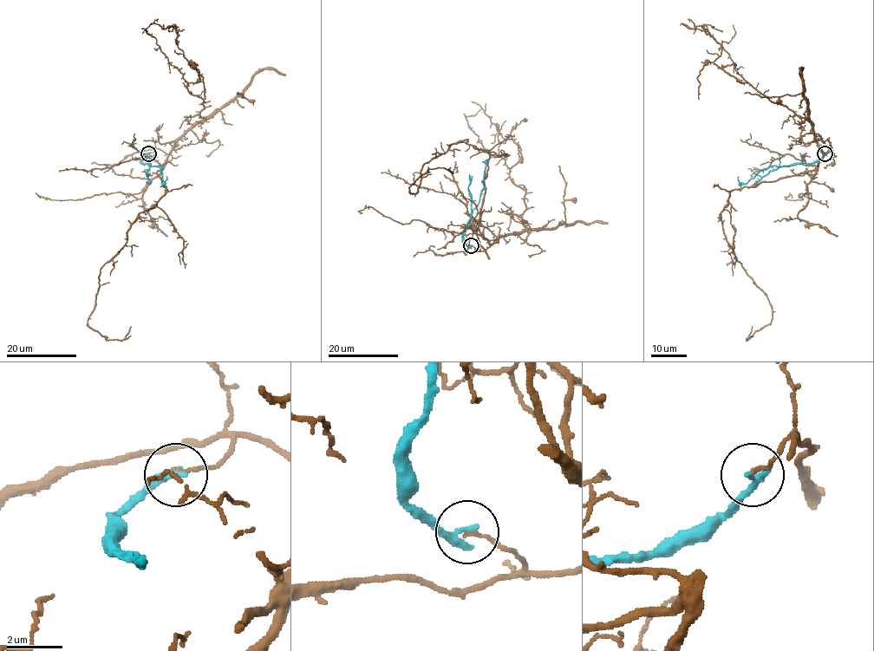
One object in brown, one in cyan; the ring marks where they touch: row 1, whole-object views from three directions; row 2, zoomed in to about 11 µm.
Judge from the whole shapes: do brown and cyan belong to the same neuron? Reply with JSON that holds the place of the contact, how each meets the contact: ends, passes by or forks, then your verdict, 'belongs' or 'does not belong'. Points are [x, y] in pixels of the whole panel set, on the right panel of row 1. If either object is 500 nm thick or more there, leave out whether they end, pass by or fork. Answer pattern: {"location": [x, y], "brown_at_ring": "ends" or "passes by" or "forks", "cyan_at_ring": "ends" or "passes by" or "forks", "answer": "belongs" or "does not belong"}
{"location": [825, 153], "brown_at_ring": "ends", "cyan_at_ring": "passes by", "answer": "does not belong"}

